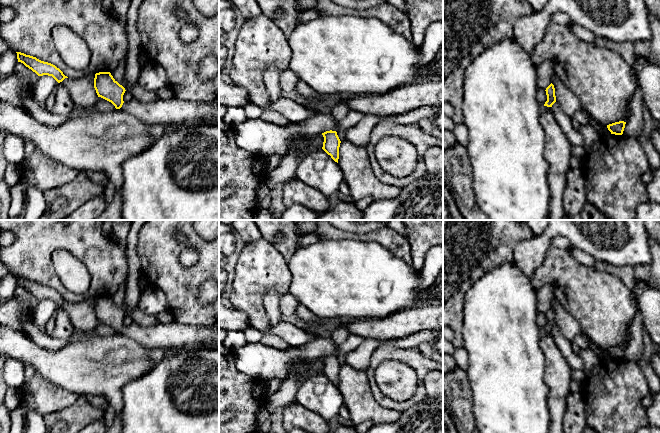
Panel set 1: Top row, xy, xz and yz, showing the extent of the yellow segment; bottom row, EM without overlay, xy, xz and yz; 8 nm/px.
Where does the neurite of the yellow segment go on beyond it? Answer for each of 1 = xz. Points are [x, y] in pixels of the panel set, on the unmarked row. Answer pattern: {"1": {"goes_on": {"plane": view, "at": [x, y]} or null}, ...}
{"1": {"goes_on": null}}

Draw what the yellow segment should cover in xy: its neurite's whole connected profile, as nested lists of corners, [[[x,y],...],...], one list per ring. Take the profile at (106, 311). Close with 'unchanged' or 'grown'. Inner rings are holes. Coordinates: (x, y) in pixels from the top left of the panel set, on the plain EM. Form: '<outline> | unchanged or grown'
[[[110,296],[95,298],[94,312],[98,321],[111,326],[116,333],[121,333],[144,347],[170,348],[196,343],[209,343],[219,350],[219,330],[214,325],[185,325],[172,321],[144,327],[131,323],[123,325],[125,312],[120,309]]] | grown

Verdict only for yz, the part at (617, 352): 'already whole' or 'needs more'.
already whole

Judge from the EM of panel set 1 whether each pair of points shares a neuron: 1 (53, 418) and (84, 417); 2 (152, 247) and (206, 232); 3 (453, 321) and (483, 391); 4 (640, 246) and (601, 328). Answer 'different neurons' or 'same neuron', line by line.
1: same neuron
2: different neurons
3: different neurons
4: different neurons

